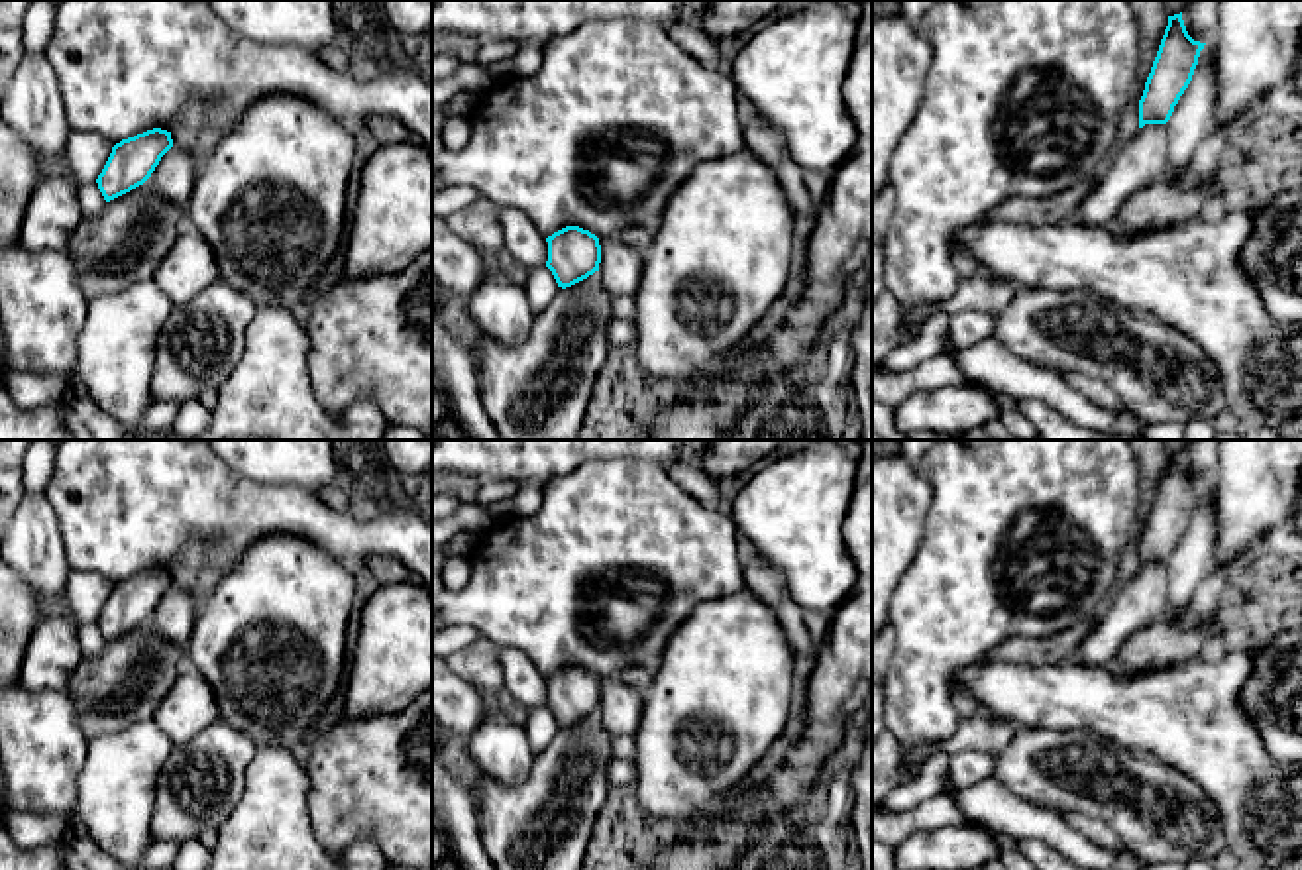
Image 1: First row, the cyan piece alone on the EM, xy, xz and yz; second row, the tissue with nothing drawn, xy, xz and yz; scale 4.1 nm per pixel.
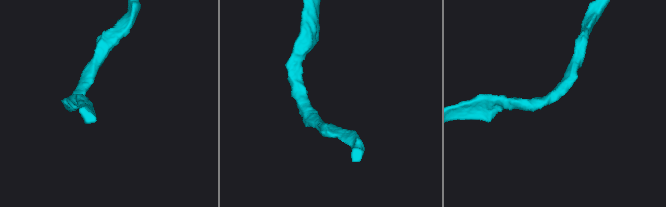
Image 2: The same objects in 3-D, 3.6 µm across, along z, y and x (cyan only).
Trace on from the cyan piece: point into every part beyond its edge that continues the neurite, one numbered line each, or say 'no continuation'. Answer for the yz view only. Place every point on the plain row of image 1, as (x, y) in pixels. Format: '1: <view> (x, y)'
1: yz (1143, 598)

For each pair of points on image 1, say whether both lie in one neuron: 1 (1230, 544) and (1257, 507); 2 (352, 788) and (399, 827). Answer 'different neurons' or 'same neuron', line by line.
1: same neuron
2: same neuron

